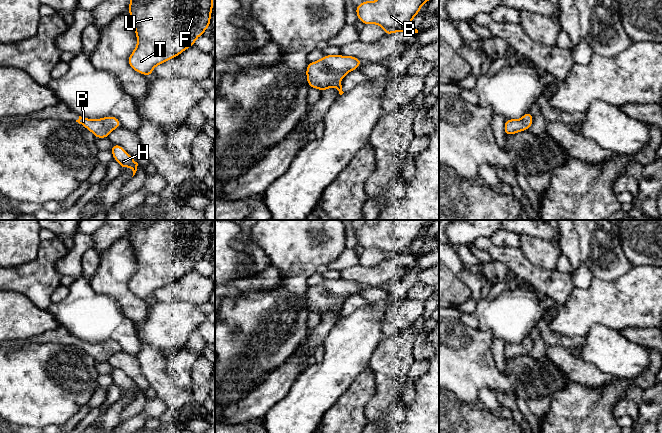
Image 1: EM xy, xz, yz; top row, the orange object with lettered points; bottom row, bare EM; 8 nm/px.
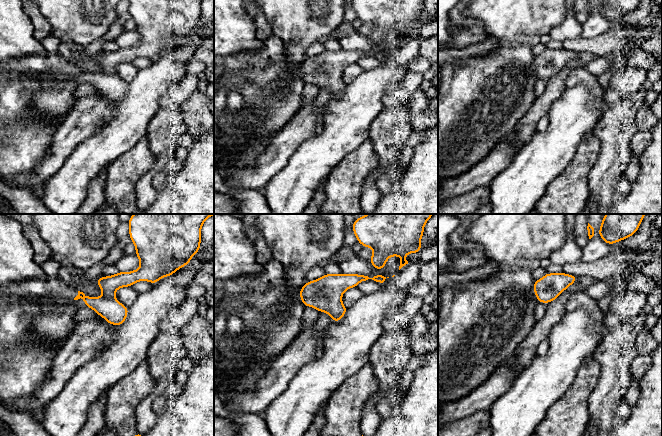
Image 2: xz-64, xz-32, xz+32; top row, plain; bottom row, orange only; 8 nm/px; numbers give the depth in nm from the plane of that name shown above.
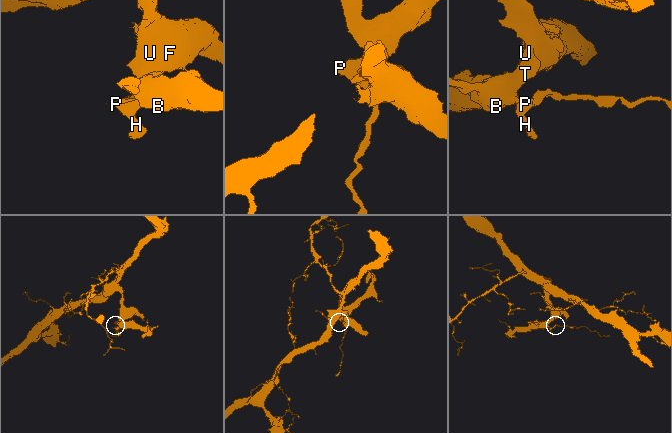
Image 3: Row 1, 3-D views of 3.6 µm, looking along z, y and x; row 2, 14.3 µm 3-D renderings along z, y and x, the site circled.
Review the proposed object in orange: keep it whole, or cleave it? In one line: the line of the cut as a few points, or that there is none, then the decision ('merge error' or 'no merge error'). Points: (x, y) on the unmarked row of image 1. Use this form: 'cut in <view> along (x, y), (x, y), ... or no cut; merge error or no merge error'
no cut; no merge error

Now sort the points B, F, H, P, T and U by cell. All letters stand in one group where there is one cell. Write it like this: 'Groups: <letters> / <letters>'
Groups: B F H P T U

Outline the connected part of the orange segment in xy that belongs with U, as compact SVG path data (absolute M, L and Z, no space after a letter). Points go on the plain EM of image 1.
M130 220L129 239L137 260L137 270L128 282L129 290L148 301L153 293L180 279L210 251L213 220Z

